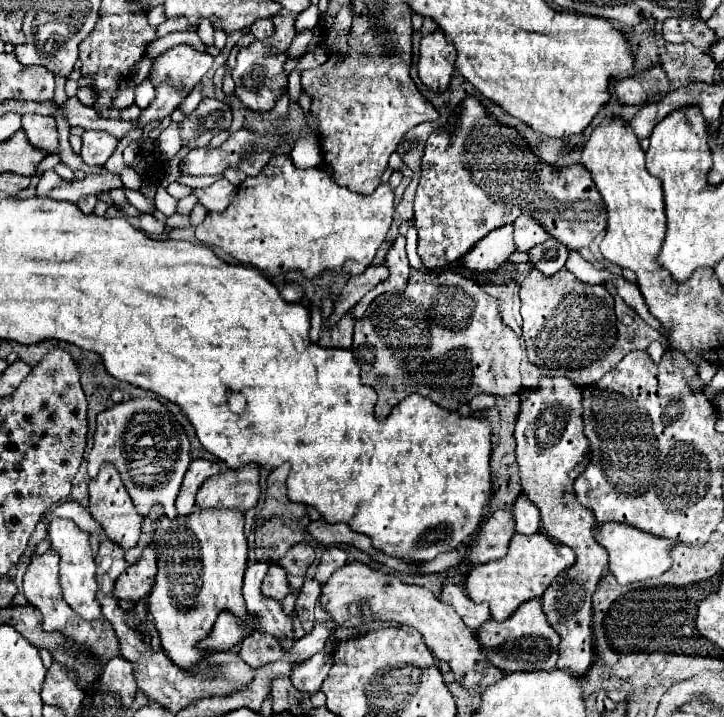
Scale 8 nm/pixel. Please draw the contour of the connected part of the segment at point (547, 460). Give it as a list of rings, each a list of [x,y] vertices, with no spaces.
[[[540,378],[538,386],[534,390],[530,390],[530,394],[522,396],[522,406],[520,406],[520,414],[516,420],[516,460],[520,466],[520,478],[522,478],[522,490],[524,496],[530,498],[538,510],[540,510],[540,532],[550,536],[552,540],[570,546],[576,554],[578,560],[572,568],[568,568],[566,572],[562,572],[558,576],[558,580],[554,580],[554,584],[550,584],[550,588],[542,594],[542,604],[546,608],[546,616],[550,620],[550,624],[554,624],[554,628],[558,628],[558,634],[562,636],[562,644],[560,644],[560,658],[556,668],[570,668],[572,672],[576,672],[578,676],[586,676],[586,672],[590,670],[592,662],[594,662],[594,650],[592,650],[592,630],[590,630],[590,622],[592,622],[592,594],[604,574],[604,570],[608,570],[608,552],[604,546],[600,546],[596,542],[596,534],[600,530],[600,524],[596,522],[594,514],[590,512],[590,508],[582,506],[576,500],[574,494],[574,480],[584,472],[586,464],[588,464],[588,456],[590,456],[590,442],[584,436],[584,422],[582,422],[582,390],[580,384],[570,380],[570,378]]]

